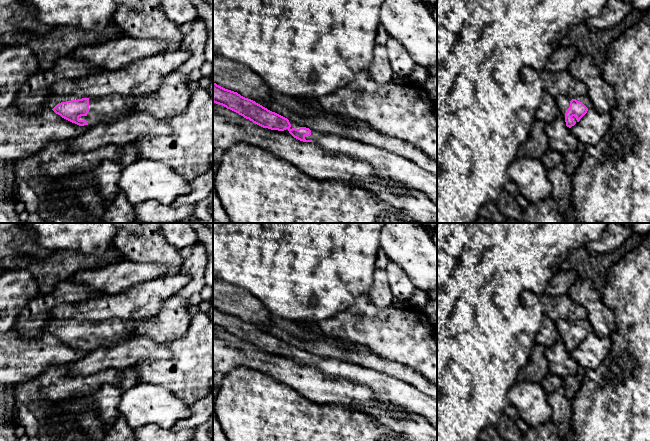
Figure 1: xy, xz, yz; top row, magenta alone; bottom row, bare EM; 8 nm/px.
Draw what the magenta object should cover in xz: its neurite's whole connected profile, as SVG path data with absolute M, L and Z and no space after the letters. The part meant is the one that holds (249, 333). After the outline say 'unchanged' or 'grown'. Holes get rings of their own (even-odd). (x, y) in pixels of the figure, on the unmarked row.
M214 306L213 326L238 337L263 352L278 355L287 353L294 362L303 366L314 366L329 377L344 378L365 384L376 399L419 414L437 429L437 399L424 394L410 383L352 362L323 358L306 351L291 353L287 342Z; grown

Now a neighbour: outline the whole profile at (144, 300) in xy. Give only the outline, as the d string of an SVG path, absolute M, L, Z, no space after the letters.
M182 272L164 275L136 284L117 294L104 294L75 304L62 303L54 308L51 317L78 322L98 322L107 319L143 320L157 315L163 303L174 297L190 281Z

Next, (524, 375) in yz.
M535 343L528 363L520 370L517 381L533 381L542 383L549 373L548 361L545 356L545 347Z

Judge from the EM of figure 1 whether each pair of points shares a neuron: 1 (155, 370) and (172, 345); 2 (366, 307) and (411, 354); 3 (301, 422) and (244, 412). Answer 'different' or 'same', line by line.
1: same
2: same
3: same

